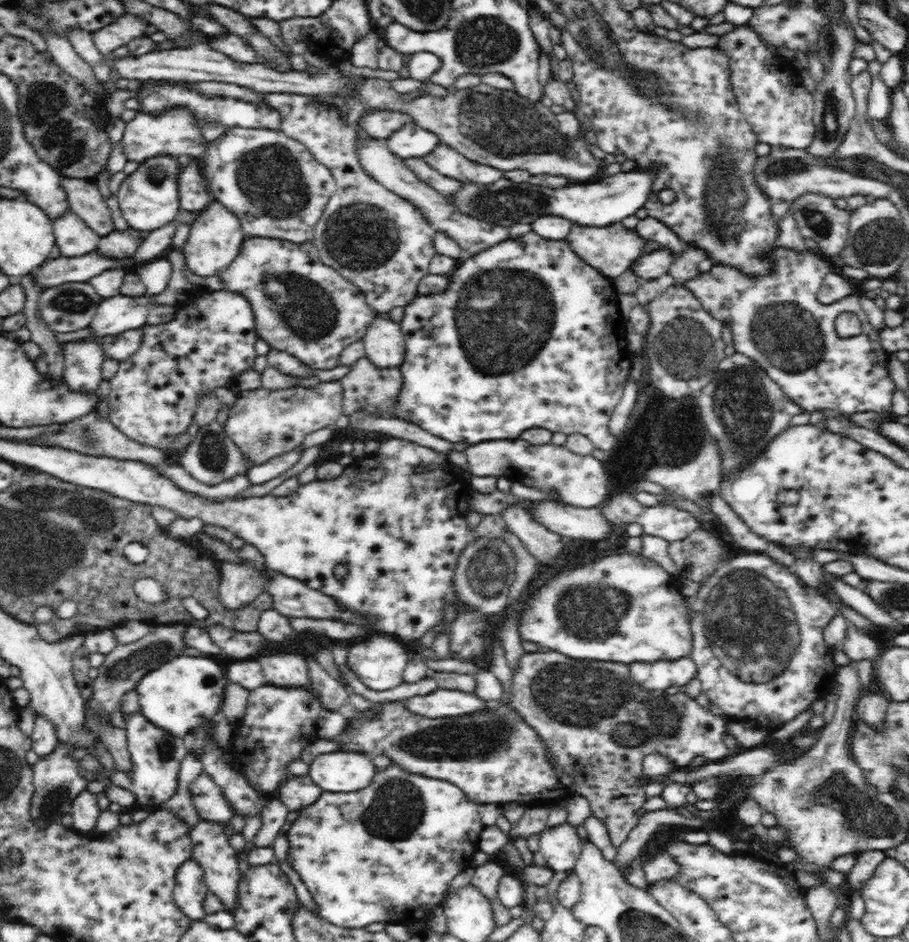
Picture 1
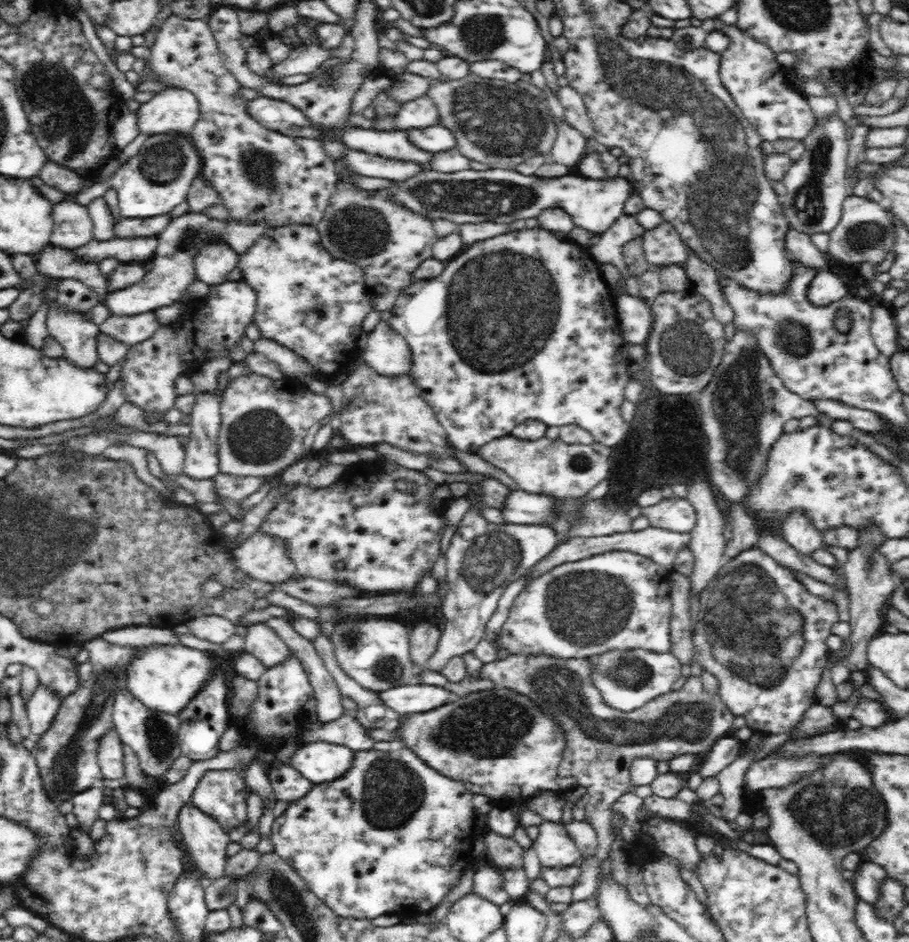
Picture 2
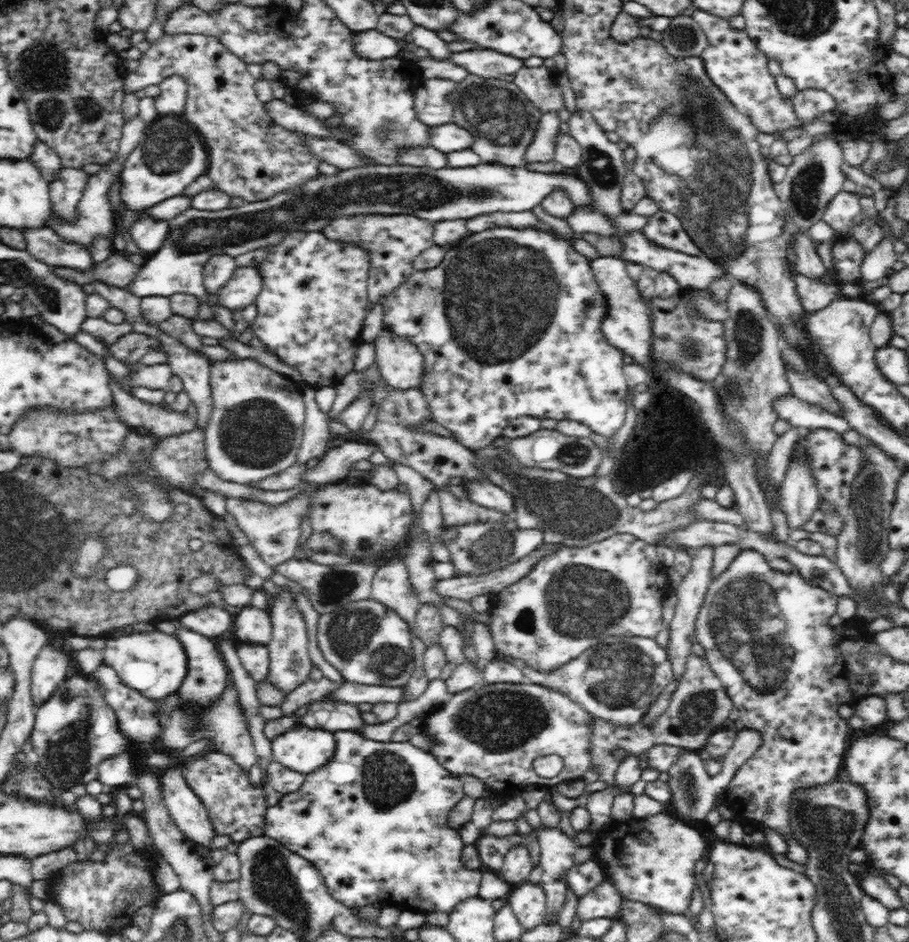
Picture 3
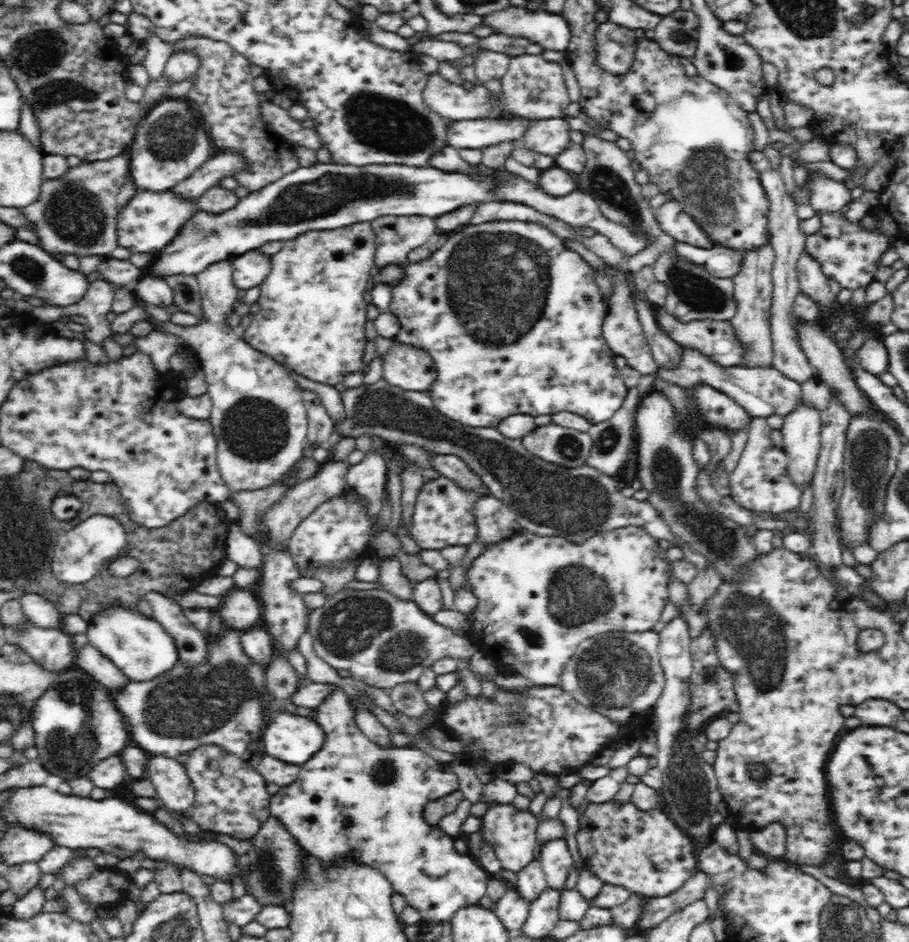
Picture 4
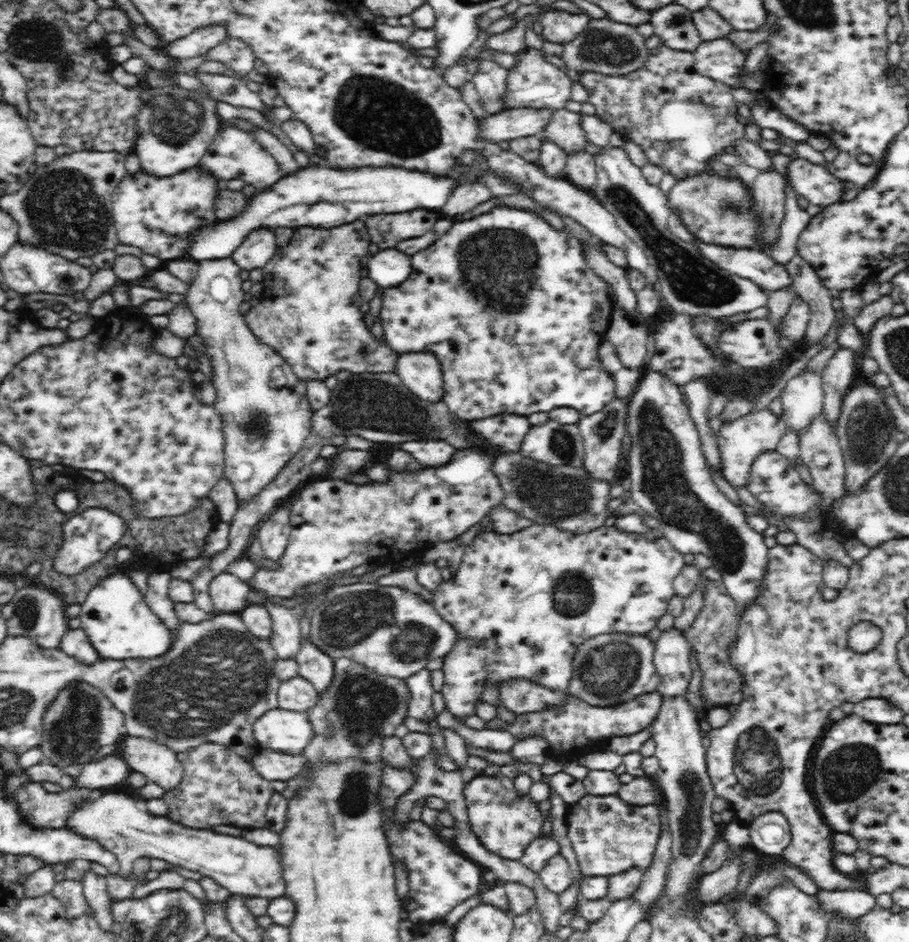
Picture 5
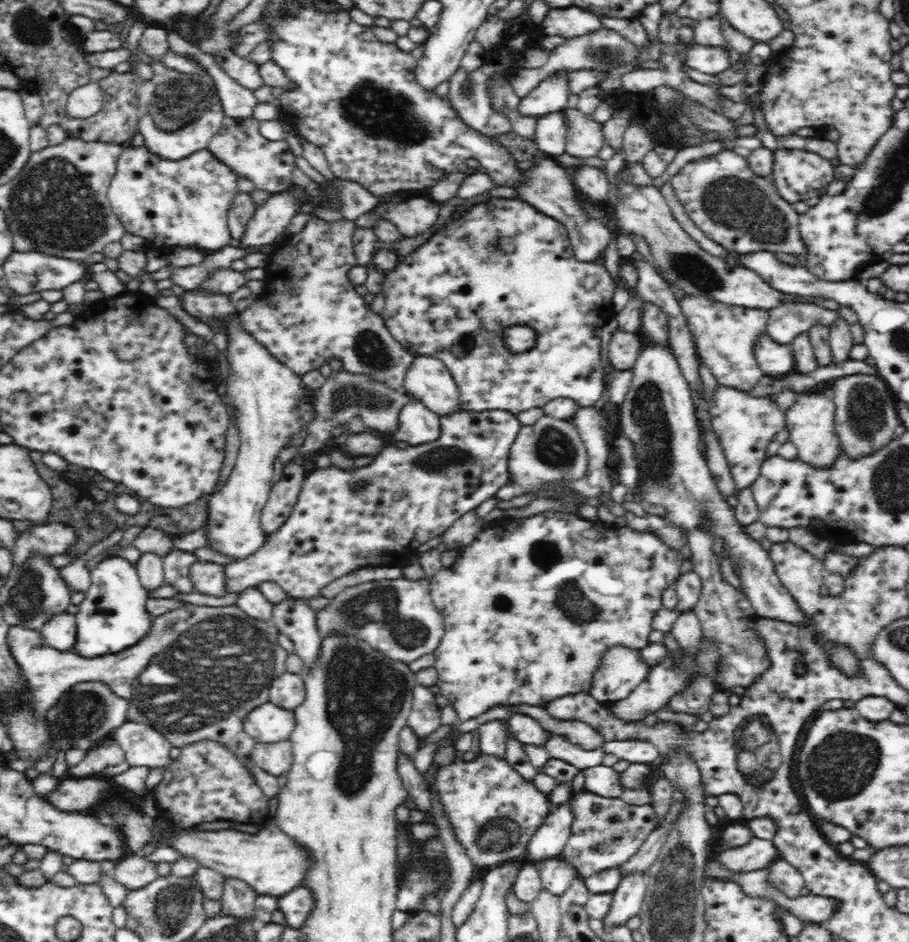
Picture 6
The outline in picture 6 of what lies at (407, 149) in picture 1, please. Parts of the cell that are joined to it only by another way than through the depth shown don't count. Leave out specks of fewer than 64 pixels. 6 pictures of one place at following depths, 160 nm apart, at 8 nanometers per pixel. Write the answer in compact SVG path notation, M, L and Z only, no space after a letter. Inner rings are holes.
M558 71L540 82L534 90L522 98L518 106L519 114L538 122L548 114L564 112L570 96L567 74L566 71Z

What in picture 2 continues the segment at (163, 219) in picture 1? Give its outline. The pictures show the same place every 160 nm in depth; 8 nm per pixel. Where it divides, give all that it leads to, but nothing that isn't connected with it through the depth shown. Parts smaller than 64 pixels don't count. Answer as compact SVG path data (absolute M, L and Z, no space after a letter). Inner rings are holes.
M176 134L151 135L132 160L124 163L119 169L103 182L94 182L92 186L78 194L65 194L48 186L39 176L29 179L30 186L53 205L60 202L74 202L81 206L87 205L109 188L118 193L121 217L154 218L154 216L170 214L170 212L186 201L193 180L200 176L202 161L197 148L193 146L189 136Z

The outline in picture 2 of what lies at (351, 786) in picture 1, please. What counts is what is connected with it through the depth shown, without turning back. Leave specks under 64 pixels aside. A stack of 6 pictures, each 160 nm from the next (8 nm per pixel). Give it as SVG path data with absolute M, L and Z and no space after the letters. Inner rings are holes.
M319 740L299 743L291 766L314 784L327 783L342 778L350 770L354 751L338 743Z

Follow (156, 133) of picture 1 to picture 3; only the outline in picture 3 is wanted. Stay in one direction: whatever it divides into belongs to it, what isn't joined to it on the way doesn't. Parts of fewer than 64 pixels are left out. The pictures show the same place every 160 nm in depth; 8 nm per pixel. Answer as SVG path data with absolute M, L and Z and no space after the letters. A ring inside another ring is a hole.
M178 76L164 79L160 82L160 95L154 98L154 107L159 116L184 116L188 102L188 86L184 79Z

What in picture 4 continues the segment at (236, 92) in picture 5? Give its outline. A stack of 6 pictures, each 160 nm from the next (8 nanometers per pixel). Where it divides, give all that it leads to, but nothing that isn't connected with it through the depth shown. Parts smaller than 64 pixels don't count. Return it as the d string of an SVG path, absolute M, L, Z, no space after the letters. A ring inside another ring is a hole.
M262 97L262 119L270 125L287 145L296 144L318 153L321 149L327 149L320 141L315 129L304 127L303 122L296 121L284 108L280 108L274 102L264 100Z

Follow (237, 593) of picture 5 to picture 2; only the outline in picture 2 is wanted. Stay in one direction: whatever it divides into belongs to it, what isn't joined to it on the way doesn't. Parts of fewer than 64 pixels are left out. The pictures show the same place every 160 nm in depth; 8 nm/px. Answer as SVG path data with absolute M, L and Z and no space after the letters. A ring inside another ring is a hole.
M264 623L243 629L242 635L246 641L244 652L253 654L267 669L285 663L292 655L288 645Z

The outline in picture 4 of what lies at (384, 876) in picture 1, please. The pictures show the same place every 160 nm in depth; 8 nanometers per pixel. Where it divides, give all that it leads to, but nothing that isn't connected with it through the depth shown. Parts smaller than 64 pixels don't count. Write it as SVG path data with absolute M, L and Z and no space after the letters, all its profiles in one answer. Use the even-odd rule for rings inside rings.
M332 685L332 691L328 693L328 698L316 708L316 716L314 718L319 722L325 733L325 741L322 748L308 760L302 764L298 778L291 782L288 786L282 787L280 791L272 795L270 801L270 816L276 816L280 819L282 826L285 827L289 834L297 840L297 844L302 847L302 851L316 858L322 858L321 862L330 862L330 858L338 858L338 854L346 854L346 850L358 850L358 862L374 862L374 866L382 866L382 874L386 874L386 878L390 878L390 885L393 886L393 893L402 895L406 900L407 906L415 908L421 916L422 921L430 923L448 922L457 910L470 905L478 904L483 896L487 896L487 882L490 874L480 865L473 855L460 855L454 849L454 838L444 833L442 829L431 826L424 819L424 808L426 804L434 802L440 798L448 796L452 792L456 792L460 788L460 781L457 774L451 770L446 770L443 765L432 759L430 755L414 746L393 746L392 748L383 748L376 745L375 741L370 740L354 722L354 712L352 705L346 694L339 686Z

